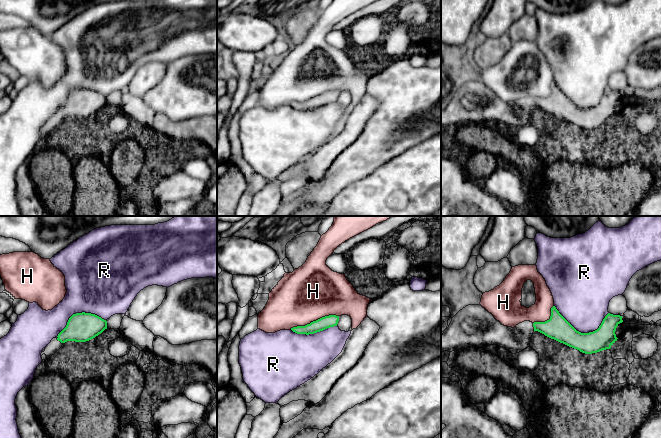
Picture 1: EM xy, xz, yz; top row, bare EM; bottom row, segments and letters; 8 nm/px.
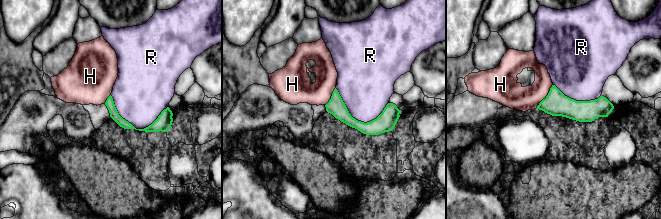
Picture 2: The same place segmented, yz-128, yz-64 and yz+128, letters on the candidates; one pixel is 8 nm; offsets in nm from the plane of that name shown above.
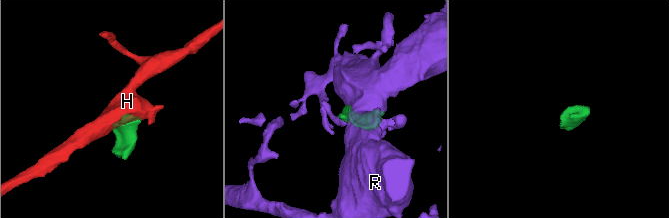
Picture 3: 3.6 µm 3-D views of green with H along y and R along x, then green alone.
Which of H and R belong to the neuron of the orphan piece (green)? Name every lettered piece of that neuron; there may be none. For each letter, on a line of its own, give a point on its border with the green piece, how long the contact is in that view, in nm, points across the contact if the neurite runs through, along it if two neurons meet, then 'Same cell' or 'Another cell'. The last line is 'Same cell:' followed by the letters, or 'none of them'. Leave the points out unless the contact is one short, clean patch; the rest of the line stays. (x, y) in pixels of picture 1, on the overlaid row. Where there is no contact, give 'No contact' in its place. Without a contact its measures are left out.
H: Touches green at xz (314, 321). Shared border 400 nm. Boundary: xz (338, 315), (325, 315), (304, 325), (290, 328). Another cell
R: Touches green at yz (582, 333). Shared border 440 nm. Another cell
Same cell: none of them

